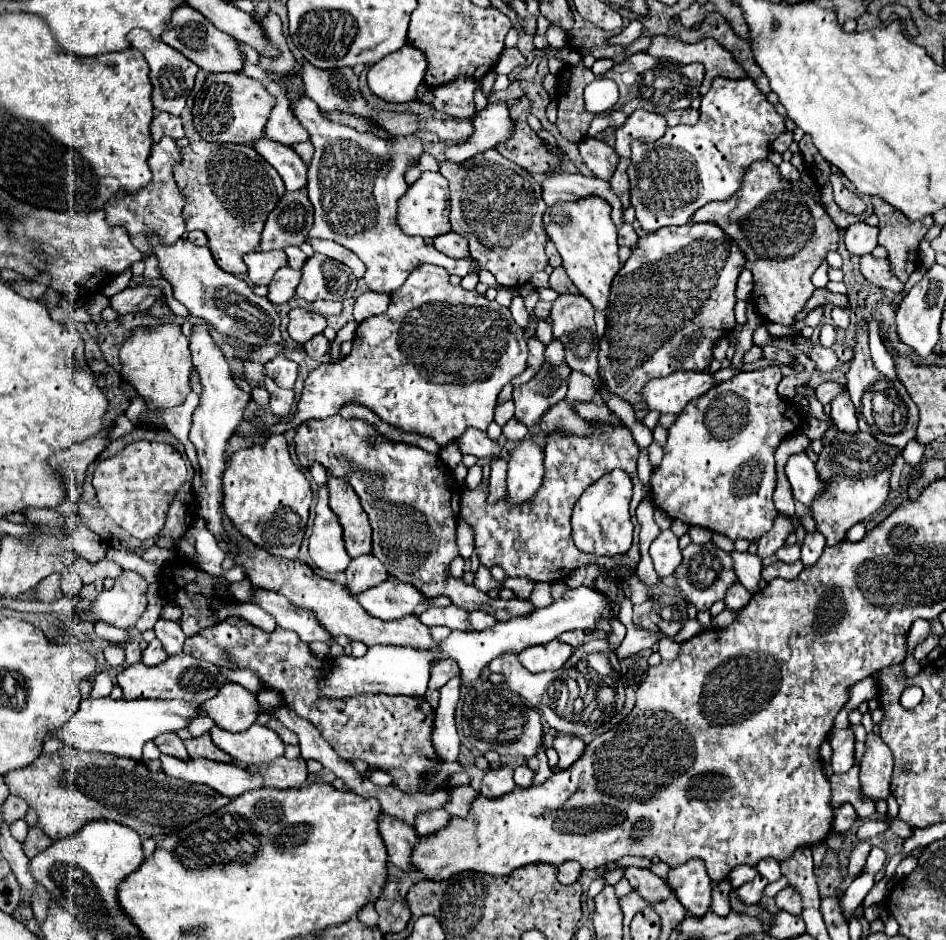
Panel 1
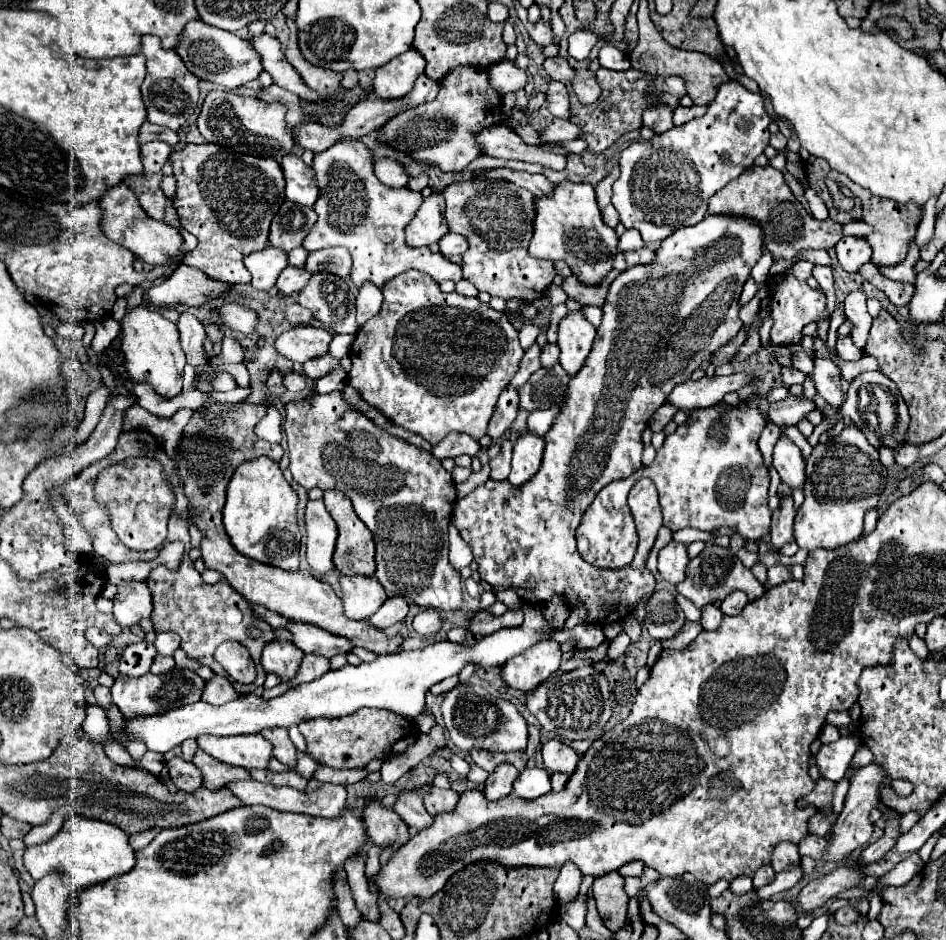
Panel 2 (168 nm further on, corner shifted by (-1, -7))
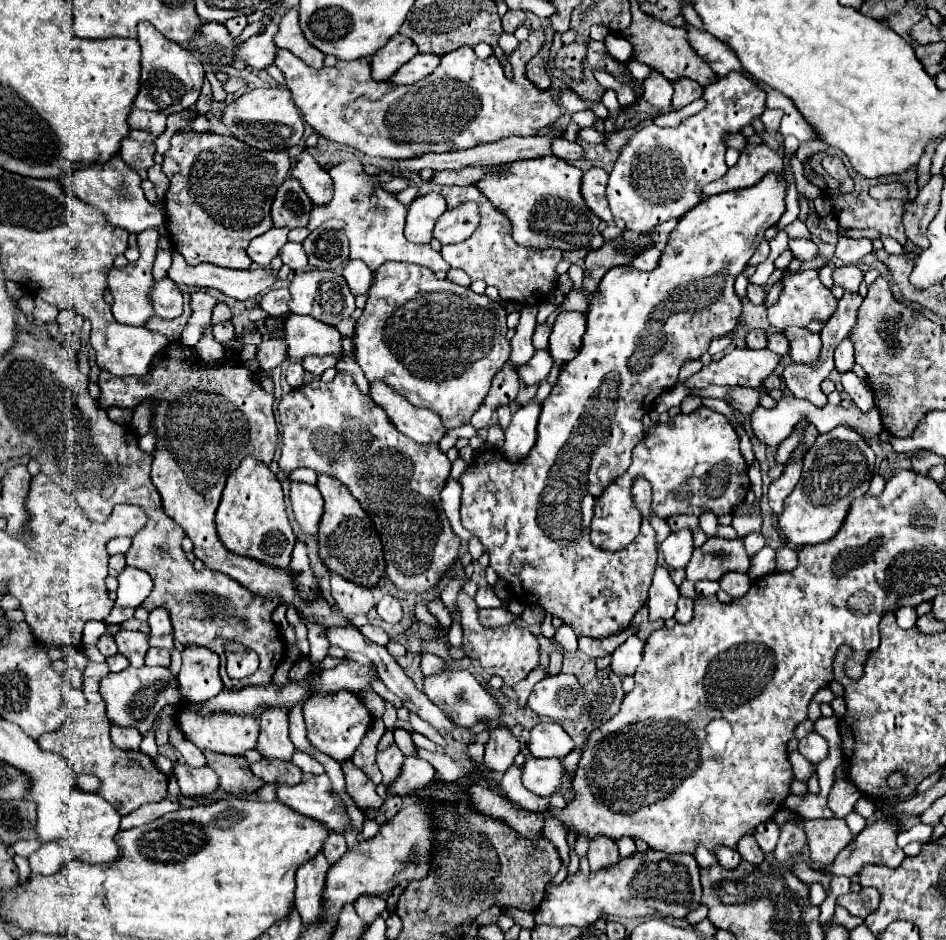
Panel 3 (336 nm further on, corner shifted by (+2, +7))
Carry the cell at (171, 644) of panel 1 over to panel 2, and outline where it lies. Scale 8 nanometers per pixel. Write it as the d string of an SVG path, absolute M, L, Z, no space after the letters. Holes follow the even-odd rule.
M157 632L155 638L155 648L163 656L173 656L173 652L179 648L181 638L175 632Z

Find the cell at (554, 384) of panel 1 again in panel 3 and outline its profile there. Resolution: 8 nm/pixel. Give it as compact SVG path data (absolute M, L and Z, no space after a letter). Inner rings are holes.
M538 350L532 360L528 360L522 368L518 368L518 378L526 384L526 386L536 386L542 380L548 378L552 366L554 366L554 358L550 356L548 350Z

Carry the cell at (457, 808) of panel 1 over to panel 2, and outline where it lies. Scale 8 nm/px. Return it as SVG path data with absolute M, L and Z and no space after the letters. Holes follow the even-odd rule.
M429 784L429 796L423 798L423 806L425 810L429 810L429 814L441 814L441 812L451 812L455 810L459 800L459 794L453 790L443 790L437 788L435 784Z

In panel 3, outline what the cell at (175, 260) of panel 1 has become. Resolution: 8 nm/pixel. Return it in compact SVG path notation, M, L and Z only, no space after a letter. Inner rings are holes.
M118 154L106 164L96 164L64 176L64 186L72 196L78 196L80 200L96 206L100 212L104 212L106 220L112 226L124 228L128 234L140 234L148 228L158 228L164 224L164 210L146 200L140 188L140 176L132 168L128 168Z

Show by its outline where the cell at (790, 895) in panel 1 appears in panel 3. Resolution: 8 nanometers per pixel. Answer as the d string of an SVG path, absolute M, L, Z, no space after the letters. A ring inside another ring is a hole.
M882 818L874 824L868 824L828 866L822 866L822 874L848 876L852 878L868 864L882 864L888 868L898 868L906 854L896 844L898 824Z

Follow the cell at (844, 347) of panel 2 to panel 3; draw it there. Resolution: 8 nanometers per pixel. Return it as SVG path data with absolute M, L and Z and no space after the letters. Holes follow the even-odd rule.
M844 338L838 344L836 352L834 352L834 360L836 360L836 370L838 372L846 372L846 370L850 370L854 366L854 344L850 344L850 342L852 340Z

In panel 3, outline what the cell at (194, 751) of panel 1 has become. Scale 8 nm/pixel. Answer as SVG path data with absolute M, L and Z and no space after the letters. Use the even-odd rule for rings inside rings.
M204 752L206 764L218 774L218 788L224 792L252 792L264 782L256 778L244 756L230 756L218 752Z

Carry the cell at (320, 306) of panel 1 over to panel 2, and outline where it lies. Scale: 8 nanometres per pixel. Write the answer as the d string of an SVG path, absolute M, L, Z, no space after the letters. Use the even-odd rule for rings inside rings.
M289 304L287 308L285 308L285 312L283 312L283 316L285 316L285 320L289 322L289 324L309 324L309 320L311 320L311 312L309 310L305 310L305 308L301 308L299 304Z

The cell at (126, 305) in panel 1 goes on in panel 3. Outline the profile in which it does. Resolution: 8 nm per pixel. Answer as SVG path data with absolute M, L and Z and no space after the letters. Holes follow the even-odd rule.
M176 250L172 252L172 266L168 270L168 278L174 280L176 286L188 286L188 288L216 288L222 294L234 298L234 300L252 300L258 294L266 292L274 284L274 274L268 268L248 268L248 270L228 270L214 264L196 264L190 266Z

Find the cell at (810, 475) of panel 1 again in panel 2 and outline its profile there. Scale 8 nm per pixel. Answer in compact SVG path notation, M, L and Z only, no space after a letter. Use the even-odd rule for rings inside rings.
M779 438L773 450L773 466L781 476L781 482L787 486L803 486L805 484L805 460L801 450L789 438Z

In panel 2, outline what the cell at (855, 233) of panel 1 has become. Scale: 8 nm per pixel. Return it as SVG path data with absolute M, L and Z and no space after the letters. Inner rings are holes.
M845 236L841 242L837 242L835 252L841 268L847 272L859 272L859 268L871 260L871 246L865 238Z

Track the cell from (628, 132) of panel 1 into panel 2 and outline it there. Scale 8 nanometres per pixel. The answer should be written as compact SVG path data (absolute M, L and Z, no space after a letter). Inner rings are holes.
M657 104L657 106L649 106L643 112L643 126L653 128L657 134L663 134L667 130L673 128L673 108L667 104Z

